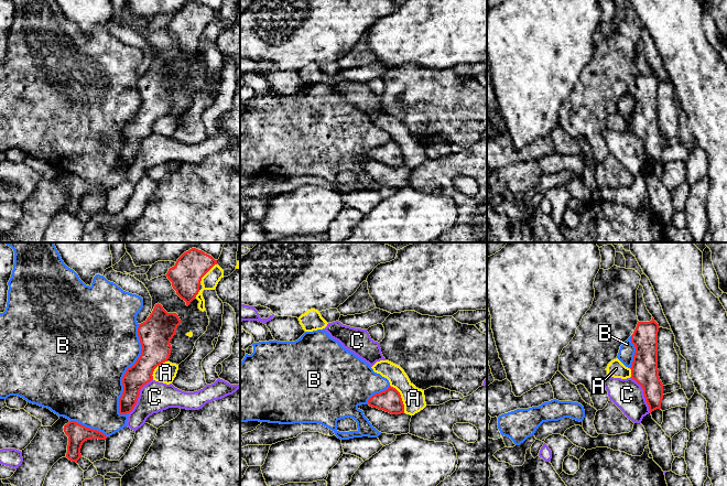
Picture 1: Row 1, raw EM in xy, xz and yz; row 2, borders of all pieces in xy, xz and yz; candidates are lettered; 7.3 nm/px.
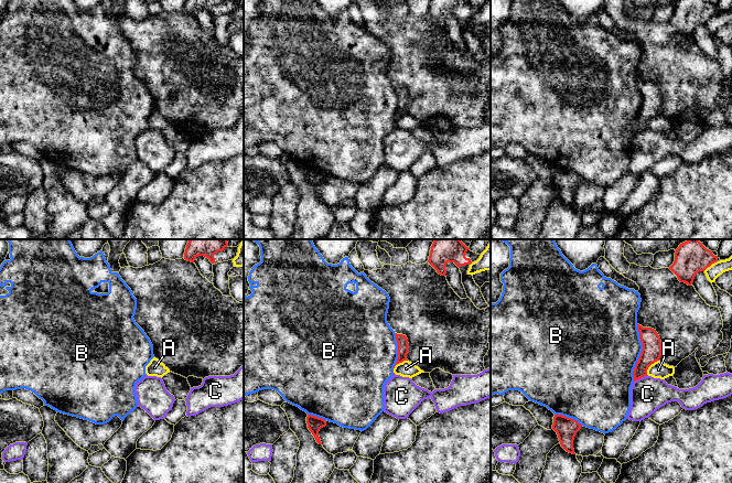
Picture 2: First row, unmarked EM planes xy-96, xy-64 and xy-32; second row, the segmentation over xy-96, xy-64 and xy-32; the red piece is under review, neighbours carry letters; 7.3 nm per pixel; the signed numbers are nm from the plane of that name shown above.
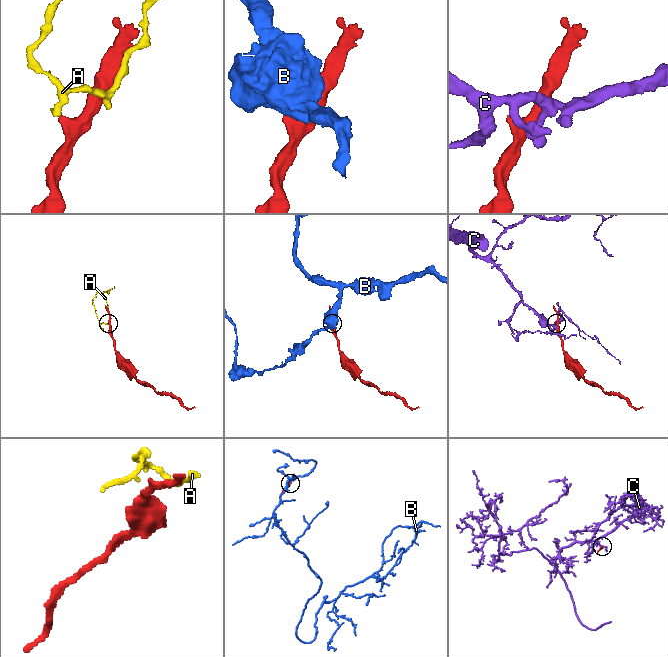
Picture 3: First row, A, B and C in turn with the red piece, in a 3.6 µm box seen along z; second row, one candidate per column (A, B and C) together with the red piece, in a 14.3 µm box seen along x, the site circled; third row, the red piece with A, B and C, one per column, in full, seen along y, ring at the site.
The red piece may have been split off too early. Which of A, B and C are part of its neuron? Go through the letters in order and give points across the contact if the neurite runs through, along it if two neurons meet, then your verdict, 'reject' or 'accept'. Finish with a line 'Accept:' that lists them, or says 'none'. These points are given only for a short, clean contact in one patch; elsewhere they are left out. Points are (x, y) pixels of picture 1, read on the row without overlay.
A: reject
B: reject
C: reject
Accept: none

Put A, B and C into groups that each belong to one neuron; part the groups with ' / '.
A / B / C

